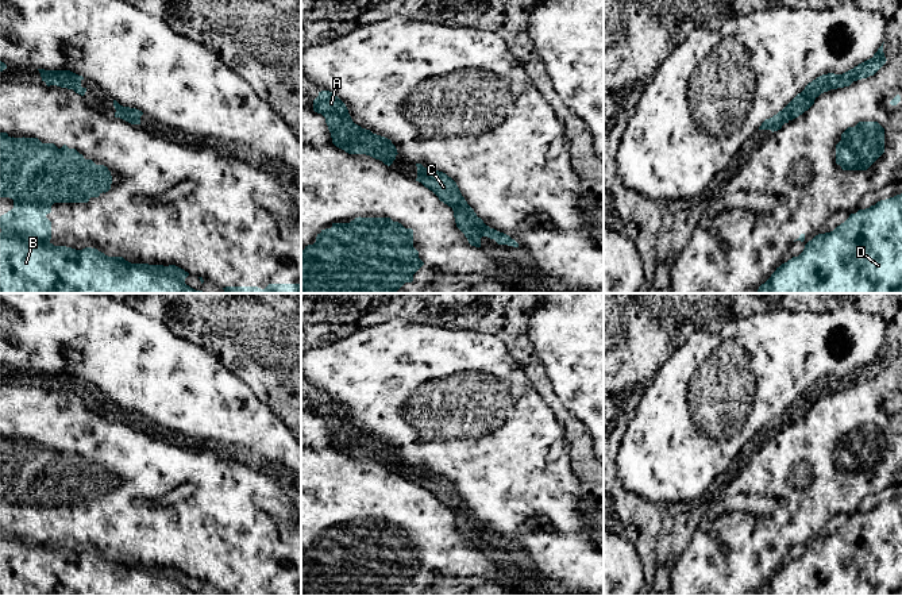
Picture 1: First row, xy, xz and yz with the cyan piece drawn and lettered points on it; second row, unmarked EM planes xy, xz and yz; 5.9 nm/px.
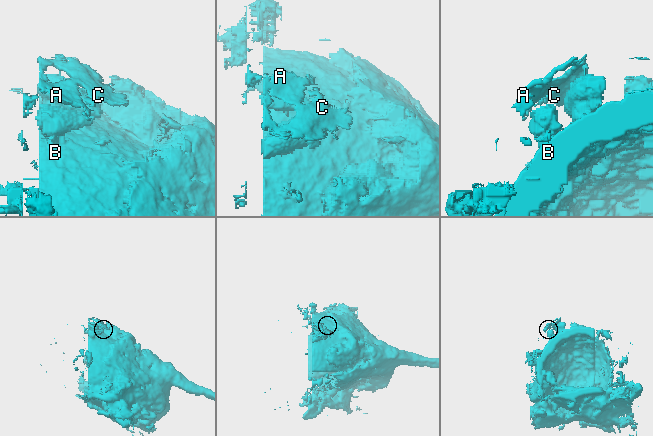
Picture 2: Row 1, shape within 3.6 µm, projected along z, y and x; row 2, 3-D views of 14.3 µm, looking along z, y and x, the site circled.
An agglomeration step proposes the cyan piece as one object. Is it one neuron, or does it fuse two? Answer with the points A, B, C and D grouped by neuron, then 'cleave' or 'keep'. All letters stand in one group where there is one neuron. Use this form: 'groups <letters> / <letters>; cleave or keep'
groups A B C D; keep

